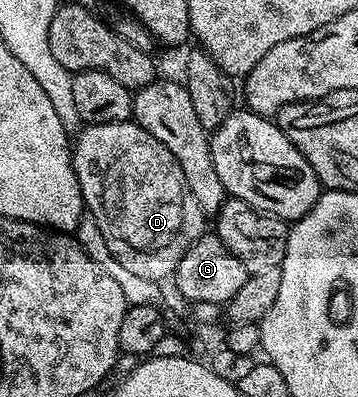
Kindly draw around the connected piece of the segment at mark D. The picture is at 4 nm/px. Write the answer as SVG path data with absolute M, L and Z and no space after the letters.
M135 120L118 123L98 123L84 125L75 134L72 145L72 166L84 196L87 212L98 223L102 231L102 239L106 239L106 247L129 271L142 279L150 279L157 283L163 277L171 278L175 274L182 255L205 232L206 218L198 207L194 195L190 195L190 187L186 187L186 175L182 175L182 167L178 167L178 159L150 135Z

